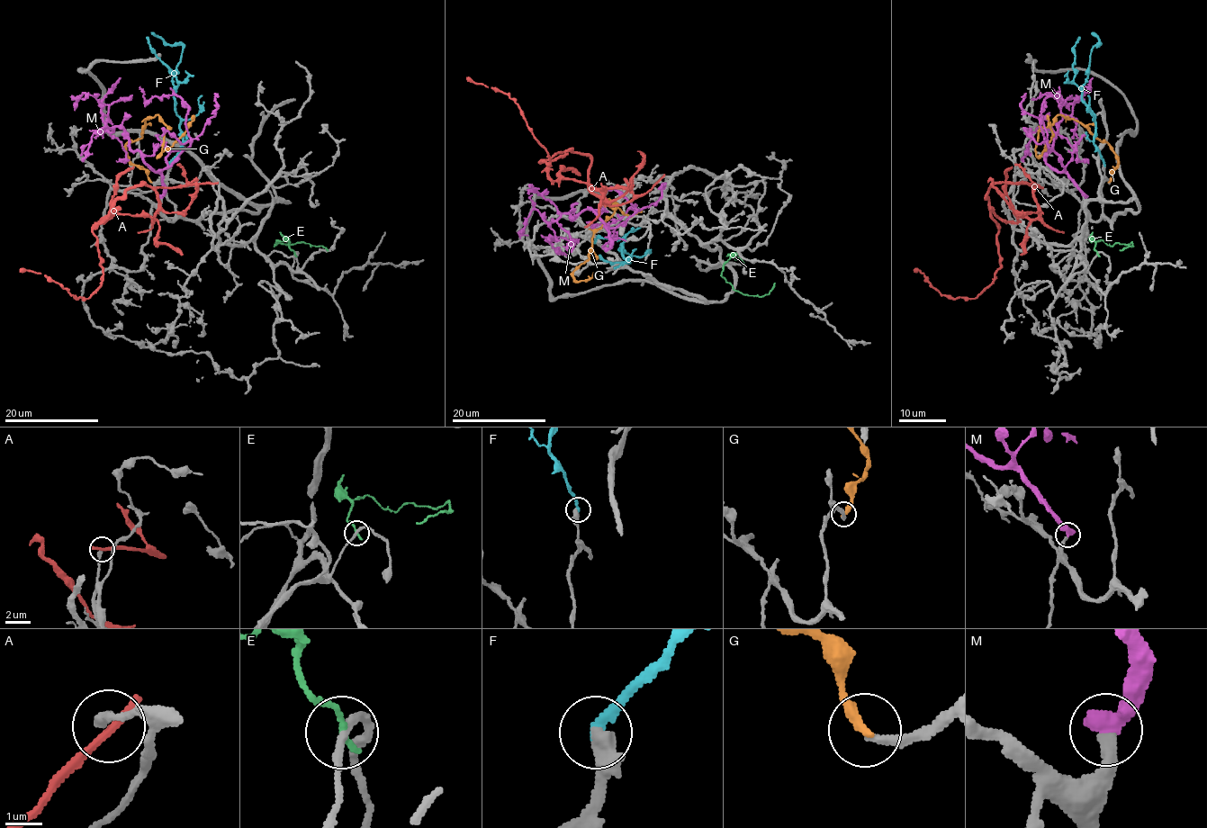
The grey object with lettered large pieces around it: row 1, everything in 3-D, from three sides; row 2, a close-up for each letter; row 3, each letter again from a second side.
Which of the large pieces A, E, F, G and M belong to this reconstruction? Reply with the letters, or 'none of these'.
F, M

